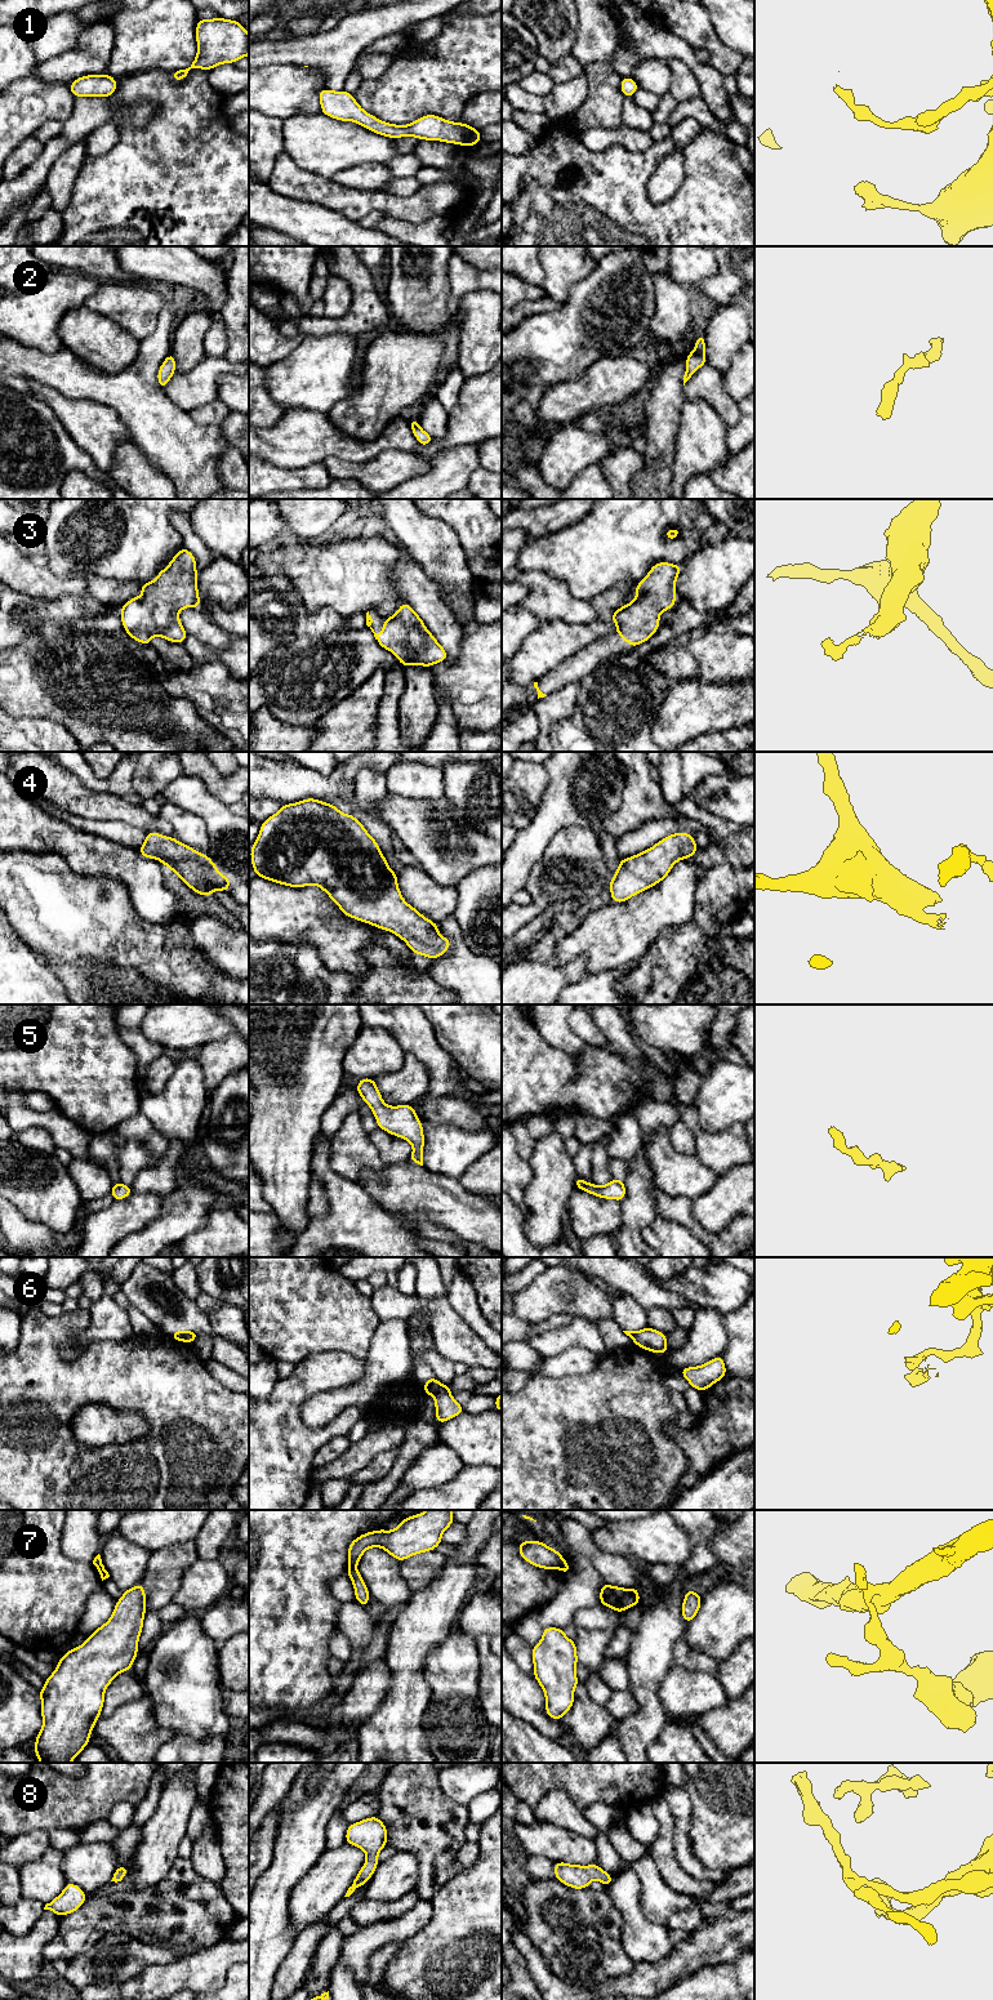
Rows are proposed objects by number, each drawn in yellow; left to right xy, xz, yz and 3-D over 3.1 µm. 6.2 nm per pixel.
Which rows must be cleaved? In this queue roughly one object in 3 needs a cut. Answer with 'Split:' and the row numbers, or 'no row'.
Split: 6, 7

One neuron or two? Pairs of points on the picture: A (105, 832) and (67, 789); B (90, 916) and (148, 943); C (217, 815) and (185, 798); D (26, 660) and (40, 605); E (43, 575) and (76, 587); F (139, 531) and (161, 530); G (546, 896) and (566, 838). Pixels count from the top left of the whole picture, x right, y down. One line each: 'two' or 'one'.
A: two
B: one
C: one
D: two
E: one
F: one
G: one

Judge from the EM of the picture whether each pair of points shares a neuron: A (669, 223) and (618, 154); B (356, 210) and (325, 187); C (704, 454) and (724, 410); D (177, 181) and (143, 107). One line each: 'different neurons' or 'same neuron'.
A: same neuron
B: same neuron
C: different neurons
D: different neurons

